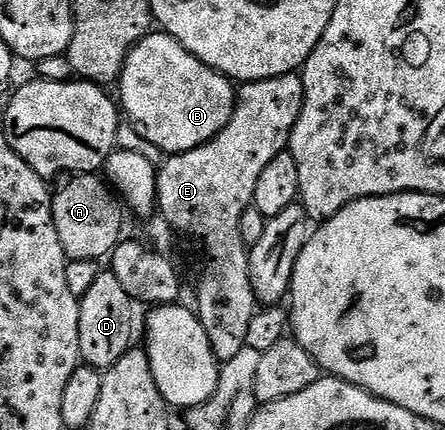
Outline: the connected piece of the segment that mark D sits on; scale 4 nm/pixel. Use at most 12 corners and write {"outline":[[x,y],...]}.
{"outline":[[110,271],[79,302],[79,355],[112,369],[132,348],[133,300]]}

